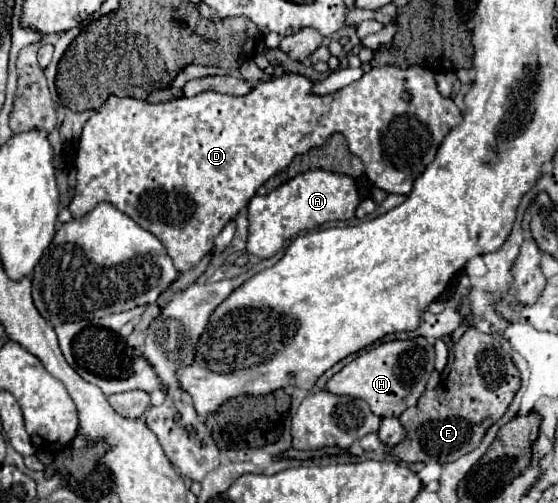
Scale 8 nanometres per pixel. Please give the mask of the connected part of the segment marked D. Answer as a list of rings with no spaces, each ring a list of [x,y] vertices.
[[[396,65],[372,67],[362,79],[334,91],[334,95],[316,95],[312,85],[304,75],[286,73],[268,83],[260,83],[244,97],[214,91],[200,93],[192,99],[178,97],[166,103],[108,97],[100,111],[86,121],[80,137],[76,155],[78,185],[70,203],[70,209],[74,207],[72,217],[84,217],[96,203],[114,205],[156,235],[172,257],[174,267],[182,273],[196,267],[210,253],[214,237],[226,223],[236,219],[262,183],[284,171],[296,155],[324,145],[334,131],[346,137],[350,153],[364,163],[368,179],[378,189],[408,195],[414,179],[434,159],[444,135],[462,121],[462,113],[454,101],[438,93],[434,73],[420,65],[408,69]]]

